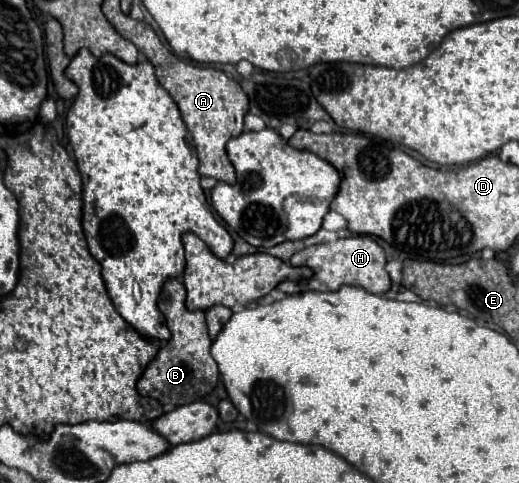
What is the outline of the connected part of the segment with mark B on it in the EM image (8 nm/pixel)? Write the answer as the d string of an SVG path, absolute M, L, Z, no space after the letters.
M166 279L158 297L158 309L166 317L166 325L172 337L166 345L156 353L156 357L148 363L142 377L136 383L140 395L152 397L160 401L164 407L180 407L180 403L192 403L208 395L218 381L218 365L210 355L210 337L204 319L204 311L188 311L186 305L186 289L180 279Z

